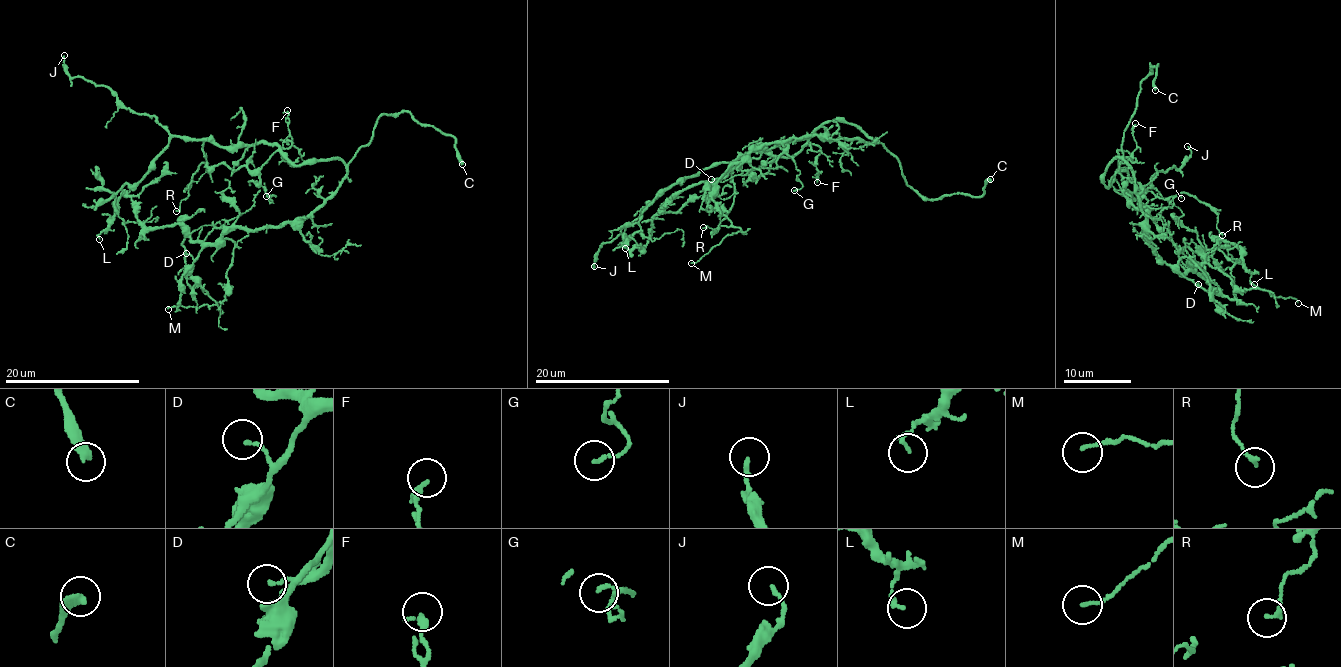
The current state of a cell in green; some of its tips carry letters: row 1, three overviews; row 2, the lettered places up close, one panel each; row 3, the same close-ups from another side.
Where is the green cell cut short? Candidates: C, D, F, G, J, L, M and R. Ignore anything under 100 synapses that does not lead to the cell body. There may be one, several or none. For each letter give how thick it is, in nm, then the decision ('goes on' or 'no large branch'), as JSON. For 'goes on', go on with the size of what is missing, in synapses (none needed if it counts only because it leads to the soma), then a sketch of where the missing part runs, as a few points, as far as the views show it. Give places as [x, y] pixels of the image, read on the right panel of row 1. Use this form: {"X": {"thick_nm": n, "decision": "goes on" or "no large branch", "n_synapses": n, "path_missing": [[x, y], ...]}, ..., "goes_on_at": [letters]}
{"C": {"thick_nm": 340, "decision": "goes on", "path_missing": [[1155, 90], [1148, 136], [1174, 188], [1181, 214], [1237, 270], [1286, 293], [1287, 286], [1285, 290]]}, "D": {"thick_nm": 130, "decision": "no large branch"}, "F": {"thick_nm": 240, "decision": "no large branch"}, "G": {"thick_nm": 110, "decision": "no large branch"}, "J": {"thick_nm": 140, "decision": "no large branch"}, "L": {"thick_nm": 160, "decision": "no large branch"}, "M": {"thick_nm": 120, "decision": "no large branch"}, "R": {"thick_nm": 140, "decision": "no large branch"}, "goes_on_at": ["C"]}

